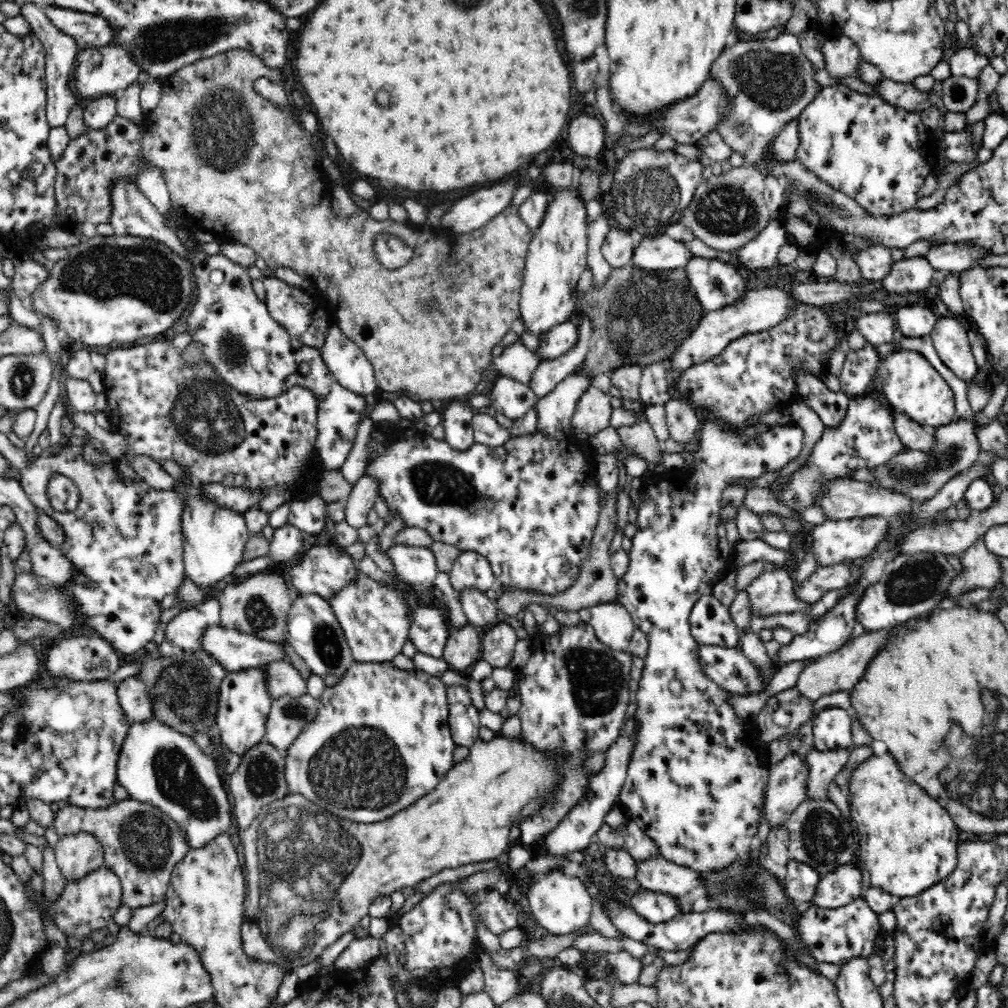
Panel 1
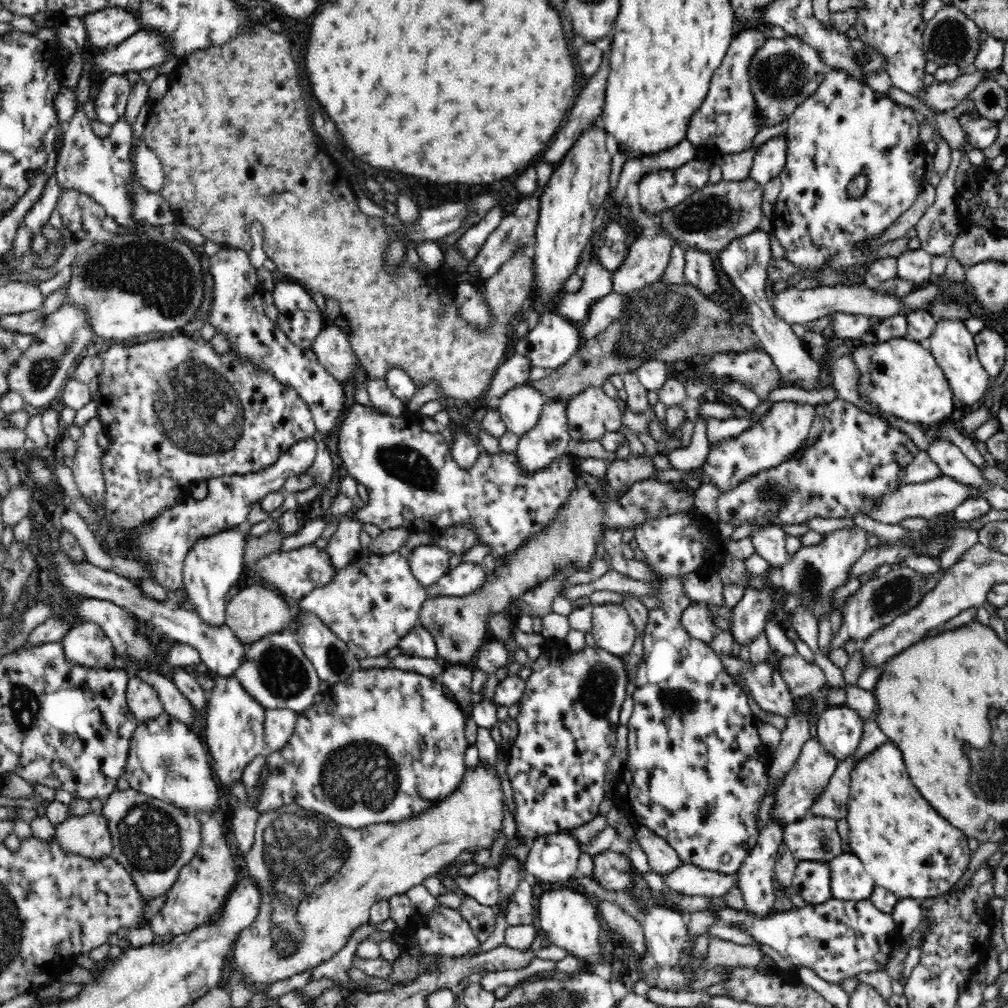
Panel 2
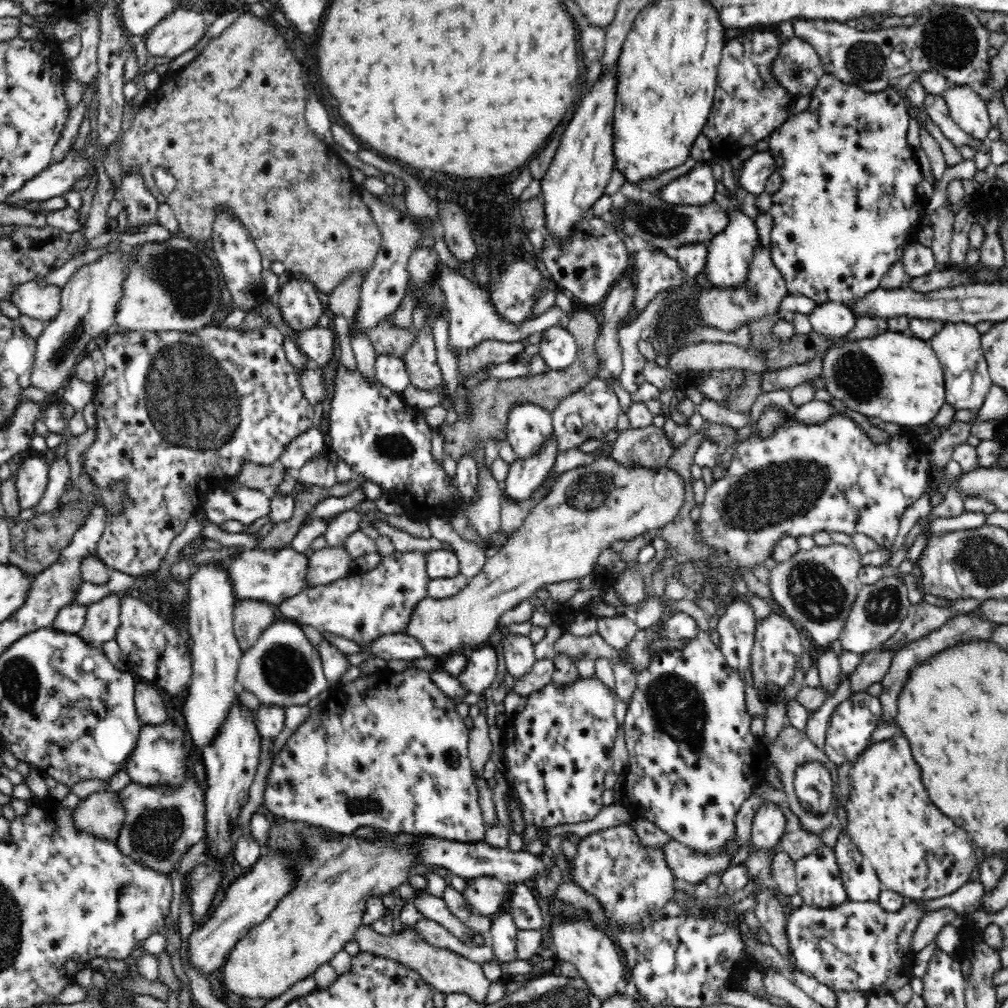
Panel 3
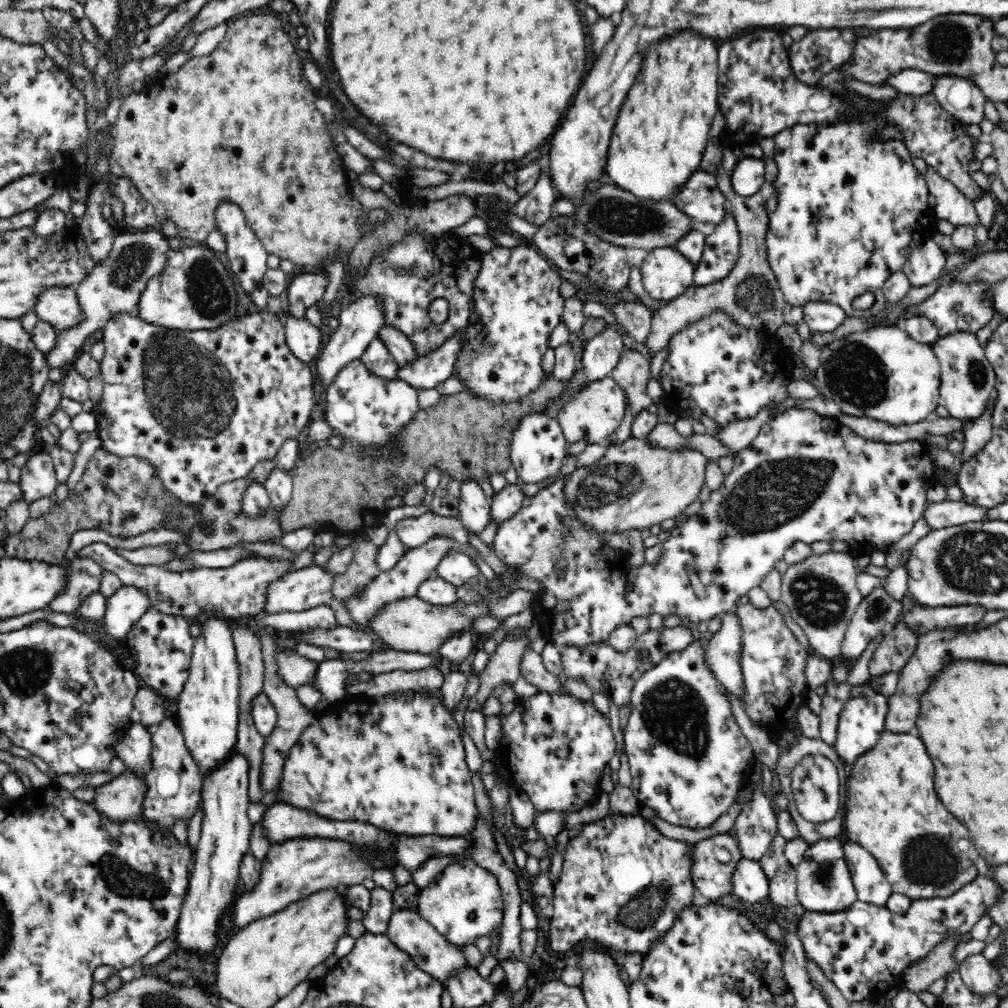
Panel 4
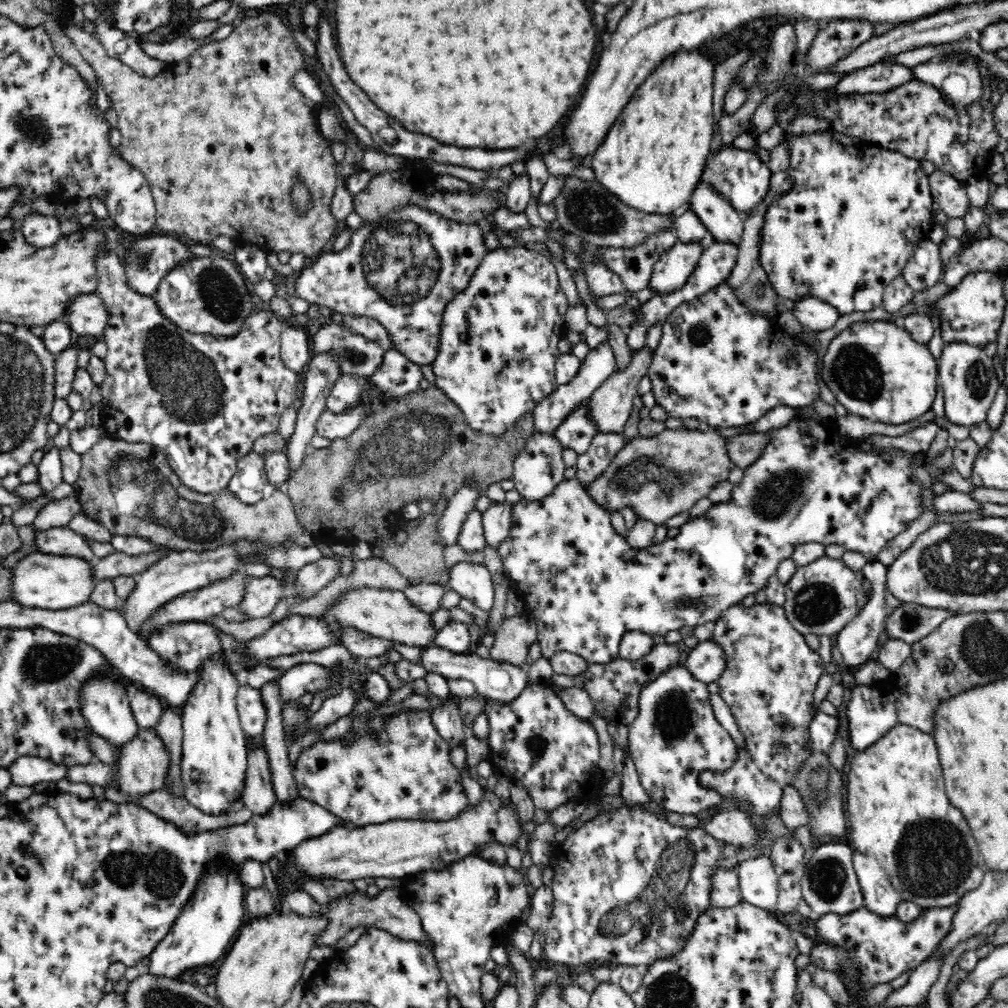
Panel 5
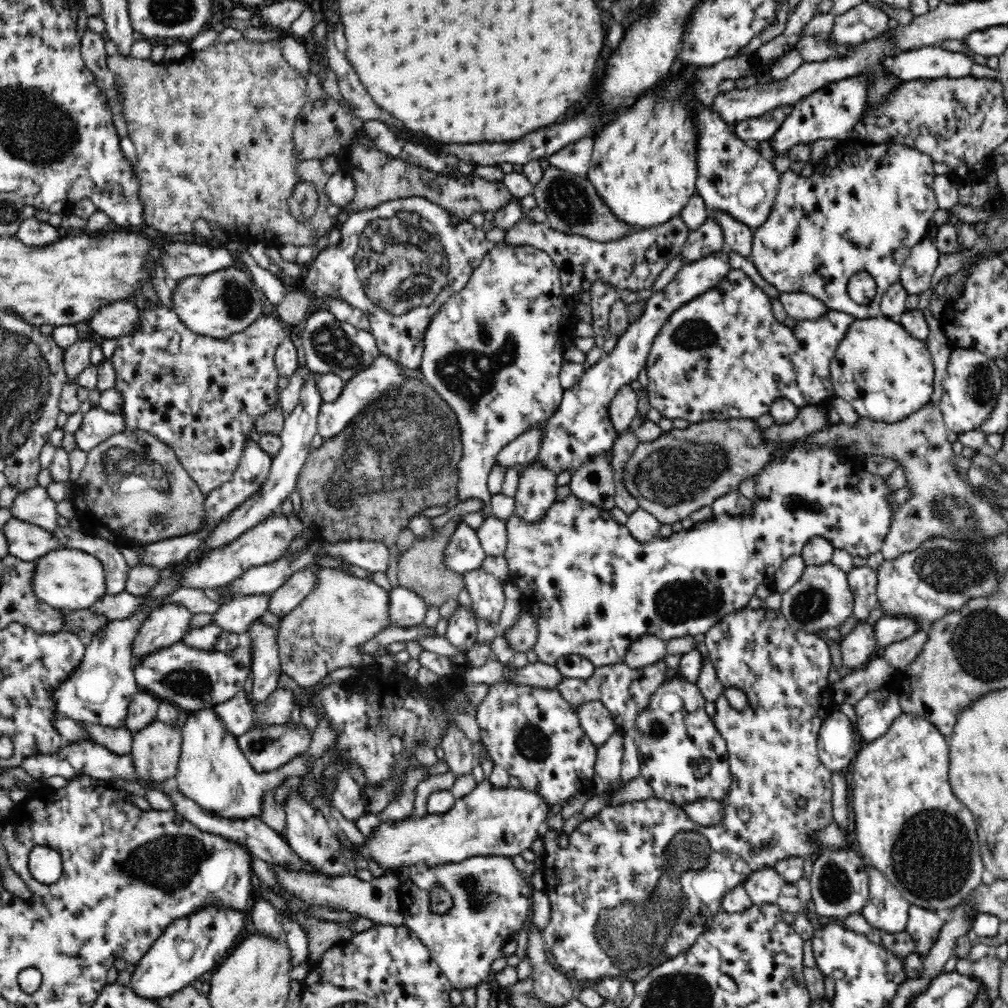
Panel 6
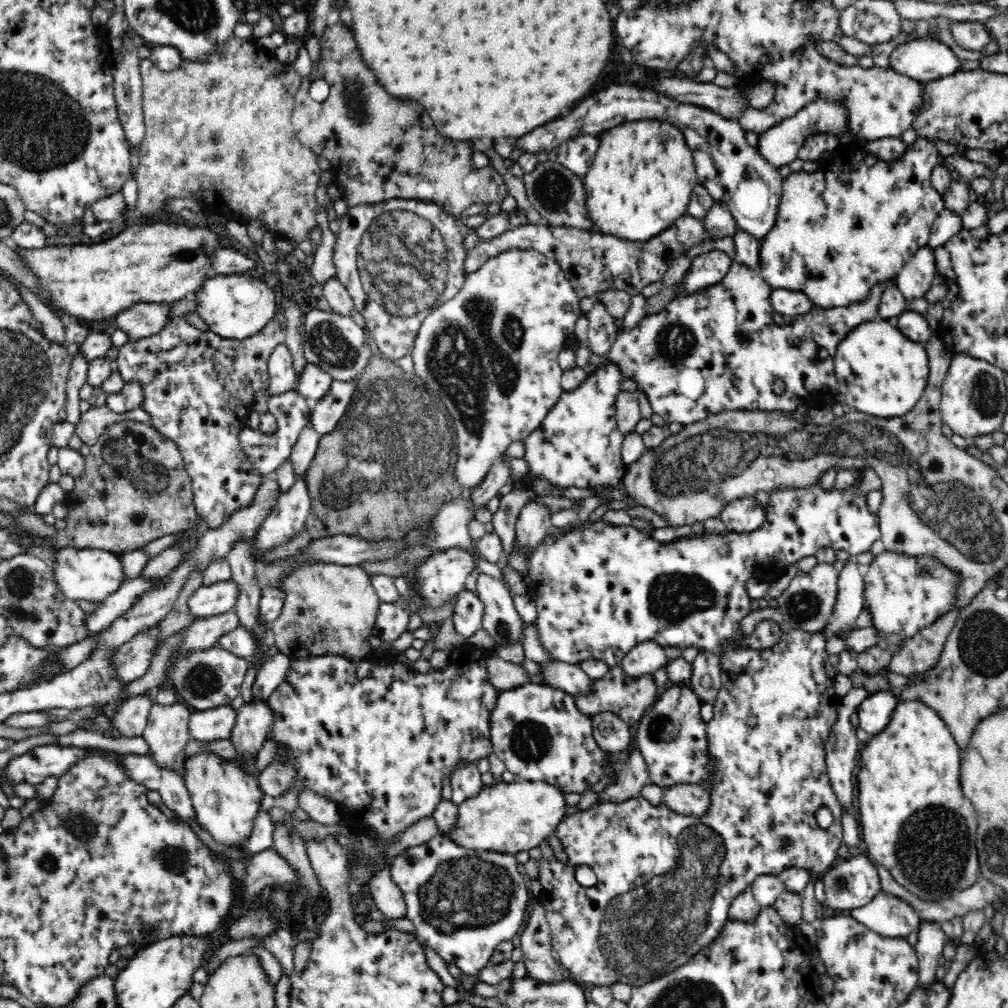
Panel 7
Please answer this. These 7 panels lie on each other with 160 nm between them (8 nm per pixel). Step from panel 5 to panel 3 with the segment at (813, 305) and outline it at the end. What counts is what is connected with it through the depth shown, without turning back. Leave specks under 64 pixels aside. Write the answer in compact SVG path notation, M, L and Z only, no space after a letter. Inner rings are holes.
M835 302L816 305L807 316L814 331L831 337L848 334L858 319L845 304Z

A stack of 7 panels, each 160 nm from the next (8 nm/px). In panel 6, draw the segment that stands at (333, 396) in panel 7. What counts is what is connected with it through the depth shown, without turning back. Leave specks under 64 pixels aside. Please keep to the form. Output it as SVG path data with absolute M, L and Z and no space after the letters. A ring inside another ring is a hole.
M381 354L378 358L374 359L370 368L357 372L350 380L343 384L343 389L336 400L323 402L320 405L316 419L317 433L323 439L336 436L336 434L342 432L342 429L350 422L350 419L354 418L355 414L358 414L359 410L370 406L370 402L378 400L386 389L397 387L405 378L404 369L386 355Z

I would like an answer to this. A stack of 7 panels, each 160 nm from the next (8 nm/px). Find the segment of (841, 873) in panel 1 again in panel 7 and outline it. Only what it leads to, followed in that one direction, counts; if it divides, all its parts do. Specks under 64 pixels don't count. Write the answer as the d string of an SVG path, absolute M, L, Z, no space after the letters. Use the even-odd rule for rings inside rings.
M883 892L874 896L872 902L849 913L873 932L888 938L907 938L922 922L909 904Z

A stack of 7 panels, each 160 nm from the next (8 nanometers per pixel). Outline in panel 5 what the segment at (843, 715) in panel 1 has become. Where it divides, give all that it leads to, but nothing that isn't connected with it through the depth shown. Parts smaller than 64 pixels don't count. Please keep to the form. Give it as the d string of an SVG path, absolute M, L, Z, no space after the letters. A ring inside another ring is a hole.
M860 686L852 689L847 715L851 746L863 751L882 739L896 724L896 694L888 695L878 688Z

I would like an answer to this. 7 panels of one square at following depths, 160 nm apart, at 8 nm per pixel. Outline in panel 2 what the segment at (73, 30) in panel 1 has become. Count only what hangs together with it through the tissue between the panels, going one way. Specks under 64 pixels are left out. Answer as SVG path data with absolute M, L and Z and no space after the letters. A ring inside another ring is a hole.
M113 6L84 15L91 44L107 49L122 44L126 38L142 30L140 15L130 7Z

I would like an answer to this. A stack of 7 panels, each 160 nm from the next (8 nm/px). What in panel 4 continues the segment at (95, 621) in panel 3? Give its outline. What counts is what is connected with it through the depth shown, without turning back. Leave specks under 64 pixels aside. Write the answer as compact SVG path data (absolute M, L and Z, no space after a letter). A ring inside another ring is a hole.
M124 585L116 594L108 597L104 623L112 635L124 639L134 628L134 624L142 618L144 612L153 608L148 589L136 585Z

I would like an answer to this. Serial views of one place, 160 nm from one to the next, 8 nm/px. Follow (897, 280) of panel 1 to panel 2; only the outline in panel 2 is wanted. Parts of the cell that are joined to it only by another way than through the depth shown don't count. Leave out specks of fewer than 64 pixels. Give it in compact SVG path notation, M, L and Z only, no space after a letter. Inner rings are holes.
M926 250L904 251L897 258L898 276L923 286L933 279L931 262L932 256Z

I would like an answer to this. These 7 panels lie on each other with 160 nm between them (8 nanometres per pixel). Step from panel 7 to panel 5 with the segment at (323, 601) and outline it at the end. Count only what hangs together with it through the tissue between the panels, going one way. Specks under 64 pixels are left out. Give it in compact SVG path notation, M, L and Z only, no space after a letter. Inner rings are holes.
M352 587L340 593L330 604L326 606L316 617L319 622L325 624L329 630L329 636L342 643L342 636L346 628L353 628L372 636L388 638L397 643L408 646L421 646L425 648L435 639L438 630L434 630L429 623L429 614L416 610L402 594L402 591L388 590L378 587Z

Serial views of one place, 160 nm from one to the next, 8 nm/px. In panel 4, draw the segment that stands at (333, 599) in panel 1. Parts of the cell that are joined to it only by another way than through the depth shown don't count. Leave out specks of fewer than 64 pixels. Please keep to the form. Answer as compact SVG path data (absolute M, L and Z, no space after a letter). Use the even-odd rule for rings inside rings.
M436 535L430 538L426 544L419 546L418 548L407 549L406 553L398 564L392 568L392 570L384 571L382 576L378 578L372 578L368 584L366 584L366 590L364 594L348 600L348 604L344 604L348 608L350 616L354 619L354 622L360 623L360 625L369 626L367 620L384 604L402 597L414 597L418 585L432 576L437 576L436 568L446 558L446 554L450 554L457 549L457 542L448 537L448 535Z

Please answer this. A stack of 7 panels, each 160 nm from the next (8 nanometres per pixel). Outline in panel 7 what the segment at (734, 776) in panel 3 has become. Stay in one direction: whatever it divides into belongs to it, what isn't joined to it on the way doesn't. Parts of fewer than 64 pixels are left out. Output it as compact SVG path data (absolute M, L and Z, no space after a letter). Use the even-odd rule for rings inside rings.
M666 686L665 692L646 710L636 730L635 746L640 750L653 784L670 788L676 784L700 784L706 789L709 777L707 760L707 723L701 718L702 700L690 686Z

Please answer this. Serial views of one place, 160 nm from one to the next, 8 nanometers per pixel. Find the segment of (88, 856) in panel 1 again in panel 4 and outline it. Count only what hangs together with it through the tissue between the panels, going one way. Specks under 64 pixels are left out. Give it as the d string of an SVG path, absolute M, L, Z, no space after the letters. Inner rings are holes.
M127 766L118 776L113 777L108 784L95 790L96 796L92 804L97 806L98 811L102 811L108 817L118 819L118 821L123 821L132 815L139 815L142 813L149 792L149 784L146 783L147 774L148 771L144 774L144 771L136 771L136 769Z

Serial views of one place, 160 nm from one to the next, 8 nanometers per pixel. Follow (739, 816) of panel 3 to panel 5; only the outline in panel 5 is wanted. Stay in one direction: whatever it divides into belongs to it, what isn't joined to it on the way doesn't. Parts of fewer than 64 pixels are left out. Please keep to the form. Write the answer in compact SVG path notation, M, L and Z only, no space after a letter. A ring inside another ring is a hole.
M720 868L714 872L714 890L710 904L716 908L734 908L745 900L740 890L739 878L736 872Z

